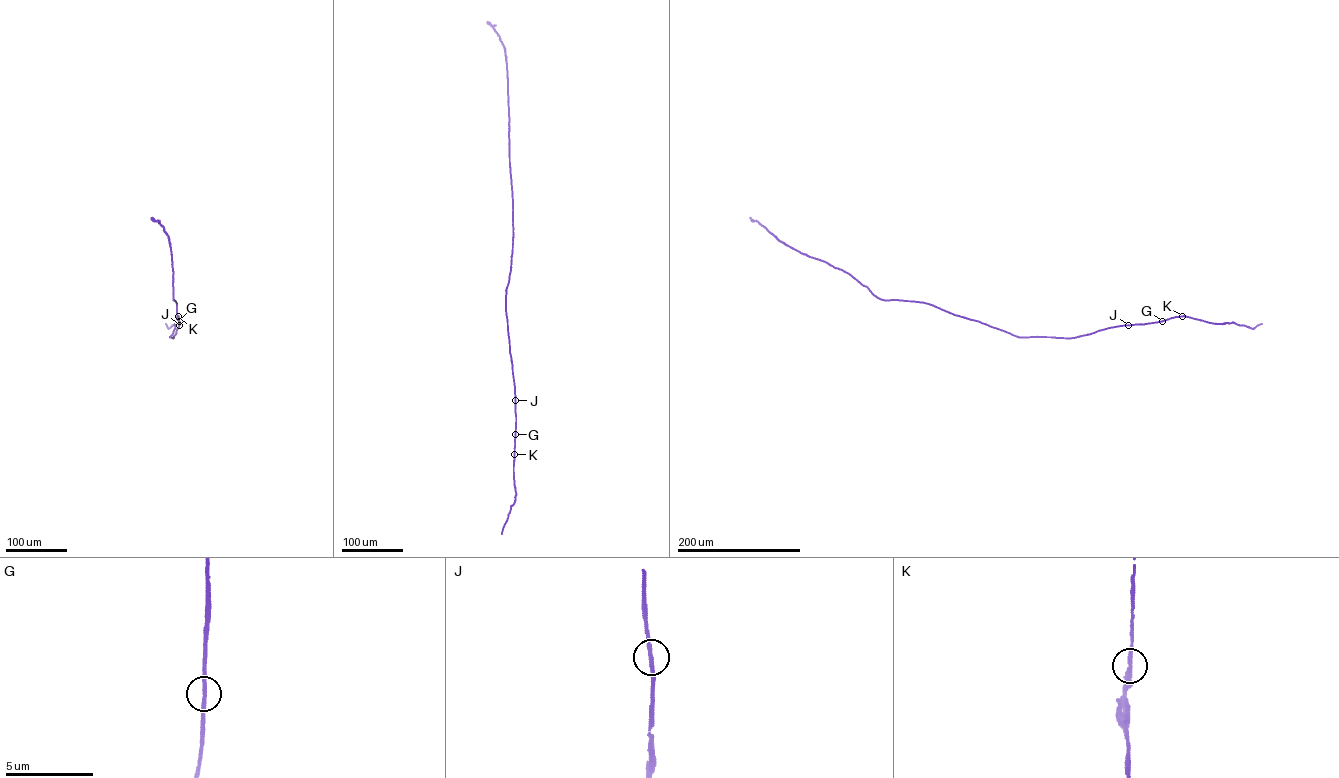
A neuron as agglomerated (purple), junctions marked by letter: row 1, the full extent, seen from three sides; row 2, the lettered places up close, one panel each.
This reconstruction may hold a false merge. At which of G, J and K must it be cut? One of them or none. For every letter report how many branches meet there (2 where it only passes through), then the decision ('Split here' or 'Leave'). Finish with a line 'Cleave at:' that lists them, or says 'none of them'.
G: Branches: 2. Leave
J: Branches: 2. Leave
K: Branches: 2. Leave
Cleave at: none of them

